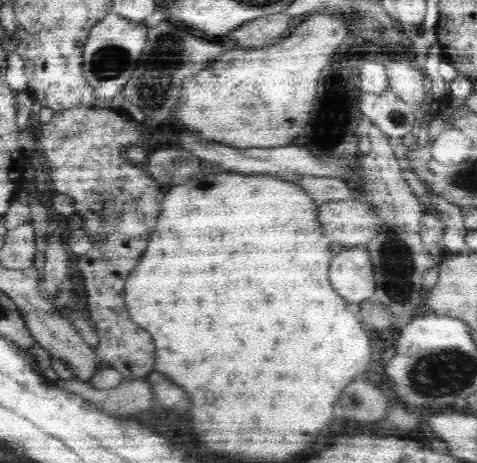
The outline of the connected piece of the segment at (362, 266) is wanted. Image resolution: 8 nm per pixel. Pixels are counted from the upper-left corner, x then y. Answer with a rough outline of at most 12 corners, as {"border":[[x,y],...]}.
{"border":[[364,246],[344,248],[330,264],[330,282],[348,302],[375,293]]}

